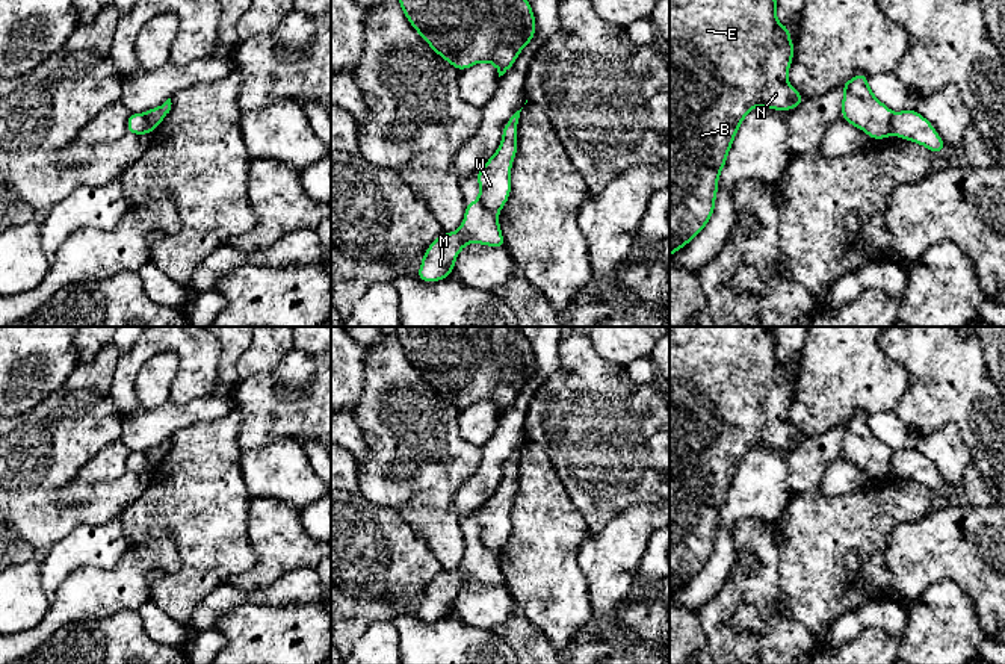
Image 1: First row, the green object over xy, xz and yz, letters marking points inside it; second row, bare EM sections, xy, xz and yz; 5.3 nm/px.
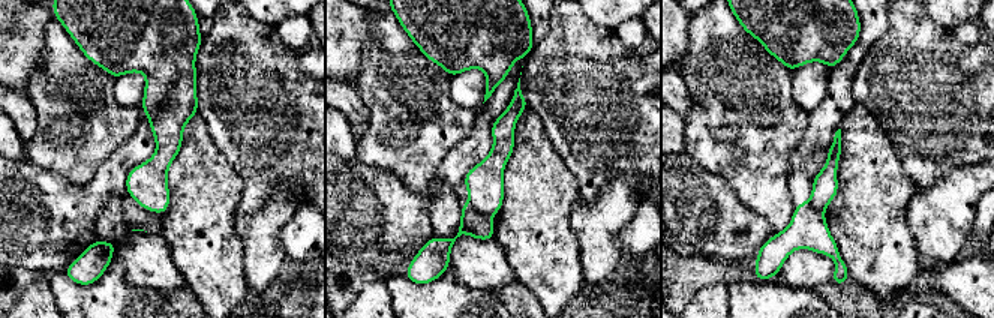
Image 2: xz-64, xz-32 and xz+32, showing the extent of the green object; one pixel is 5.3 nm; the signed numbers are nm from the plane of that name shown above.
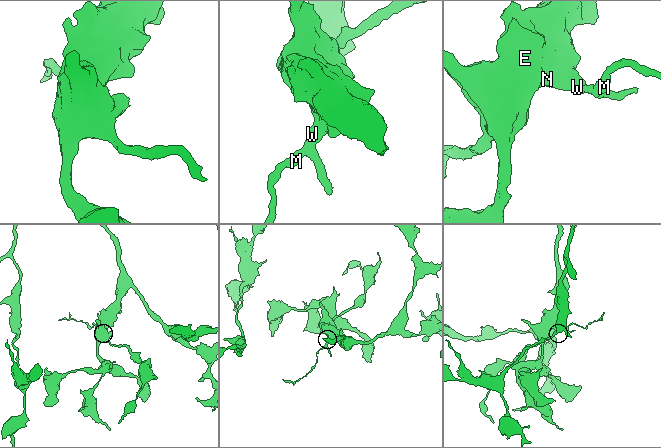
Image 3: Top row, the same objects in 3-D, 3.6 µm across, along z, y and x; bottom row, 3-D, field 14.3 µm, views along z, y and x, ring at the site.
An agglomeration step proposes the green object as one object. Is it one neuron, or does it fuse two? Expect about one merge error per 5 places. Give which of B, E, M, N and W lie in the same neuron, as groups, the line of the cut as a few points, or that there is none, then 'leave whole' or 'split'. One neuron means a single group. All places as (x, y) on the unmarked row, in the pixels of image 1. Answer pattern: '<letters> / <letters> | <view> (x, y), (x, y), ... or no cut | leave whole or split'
B E N W / M | xz (478, 539), (496, 552) | split

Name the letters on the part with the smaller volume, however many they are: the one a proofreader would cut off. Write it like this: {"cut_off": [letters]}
{"cut_off": ["M"]}

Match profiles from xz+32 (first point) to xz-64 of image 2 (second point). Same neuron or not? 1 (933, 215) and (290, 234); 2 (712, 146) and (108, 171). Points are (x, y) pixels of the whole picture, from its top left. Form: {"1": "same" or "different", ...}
{"1": "different", "2": "different"}

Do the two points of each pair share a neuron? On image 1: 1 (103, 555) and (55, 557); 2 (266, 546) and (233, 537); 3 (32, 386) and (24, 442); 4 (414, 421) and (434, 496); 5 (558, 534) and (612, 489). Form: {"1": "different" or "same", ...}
{"1": "same", "2": "different", "3": "different", "4": "same", "5": "different"}

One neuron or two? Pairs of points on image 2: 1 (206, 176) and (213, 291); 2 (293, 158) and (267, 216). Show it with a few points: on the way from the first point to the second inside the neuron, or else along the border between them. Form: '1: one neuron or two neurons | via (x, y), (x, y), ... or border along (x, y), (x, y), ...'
1: one neuron | via (206, 204), (206, 249), (212, 263)
2: two neurons | border along (302, 198), (290, 185), (278, 185), (257, 210)

